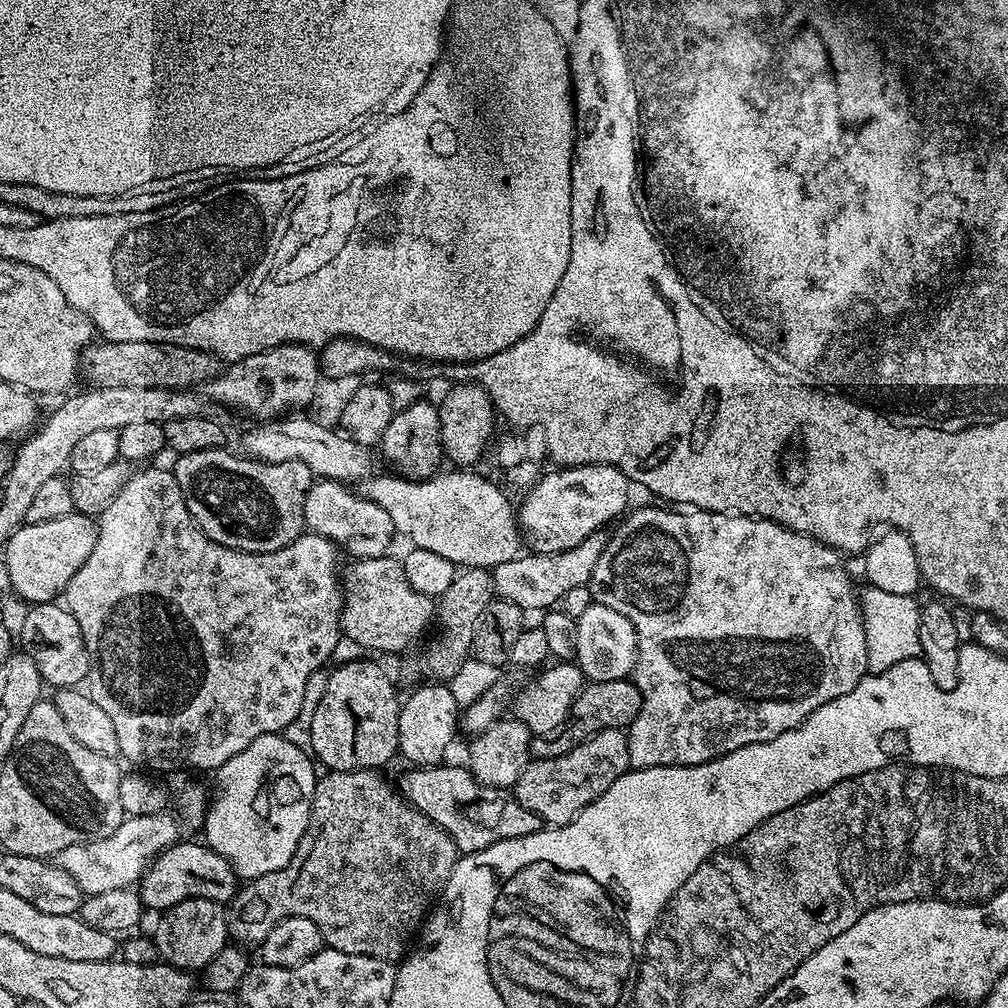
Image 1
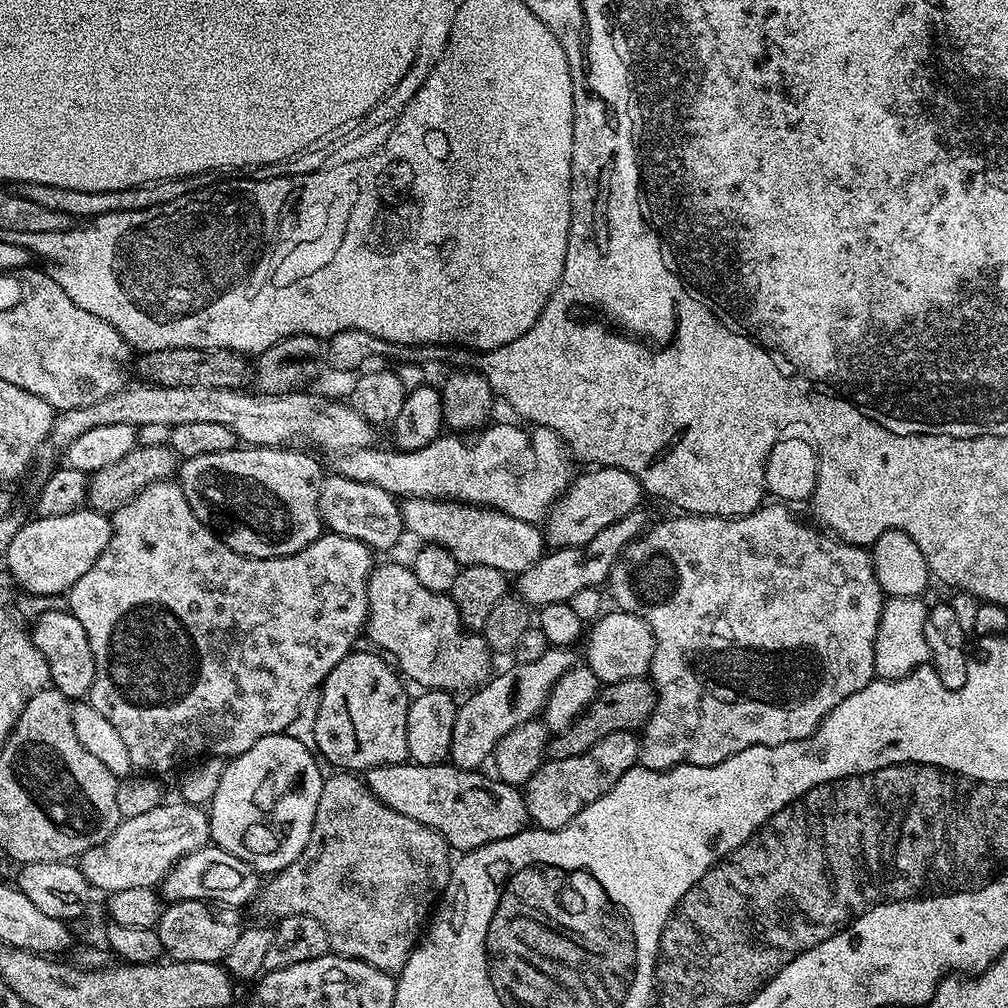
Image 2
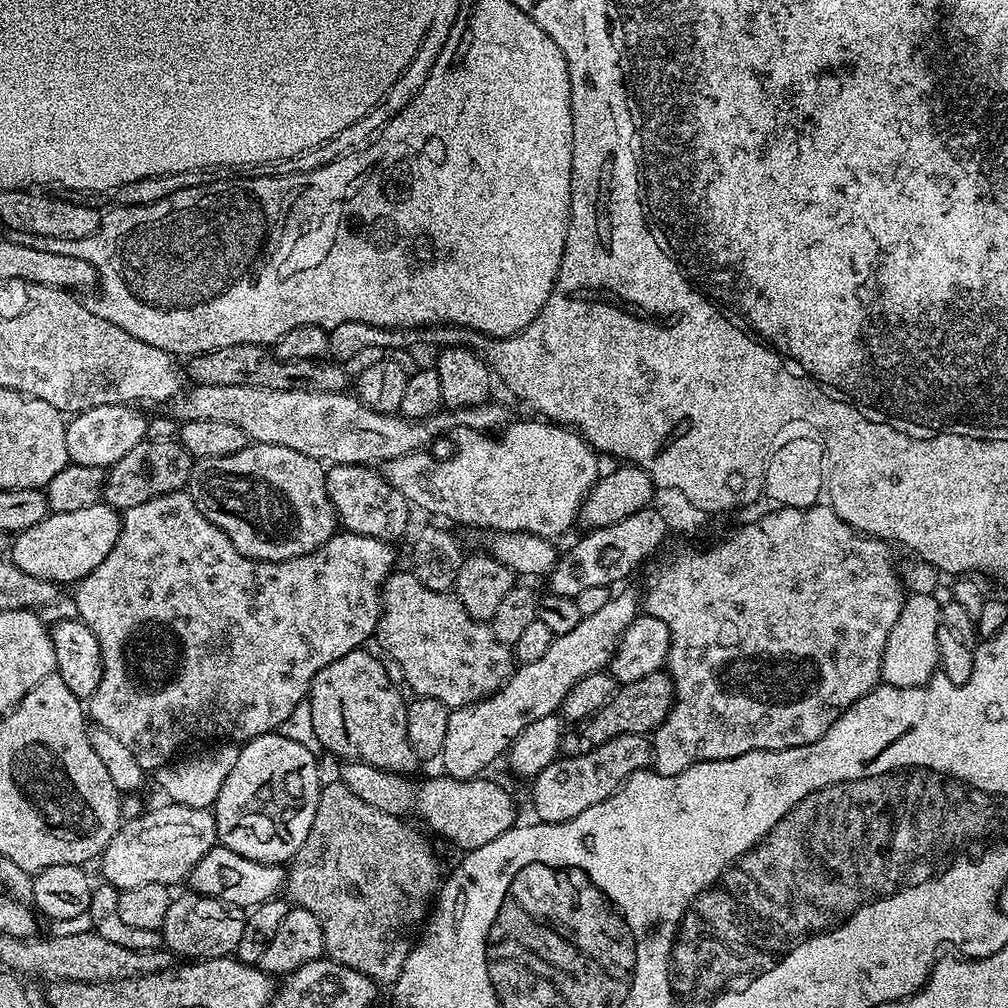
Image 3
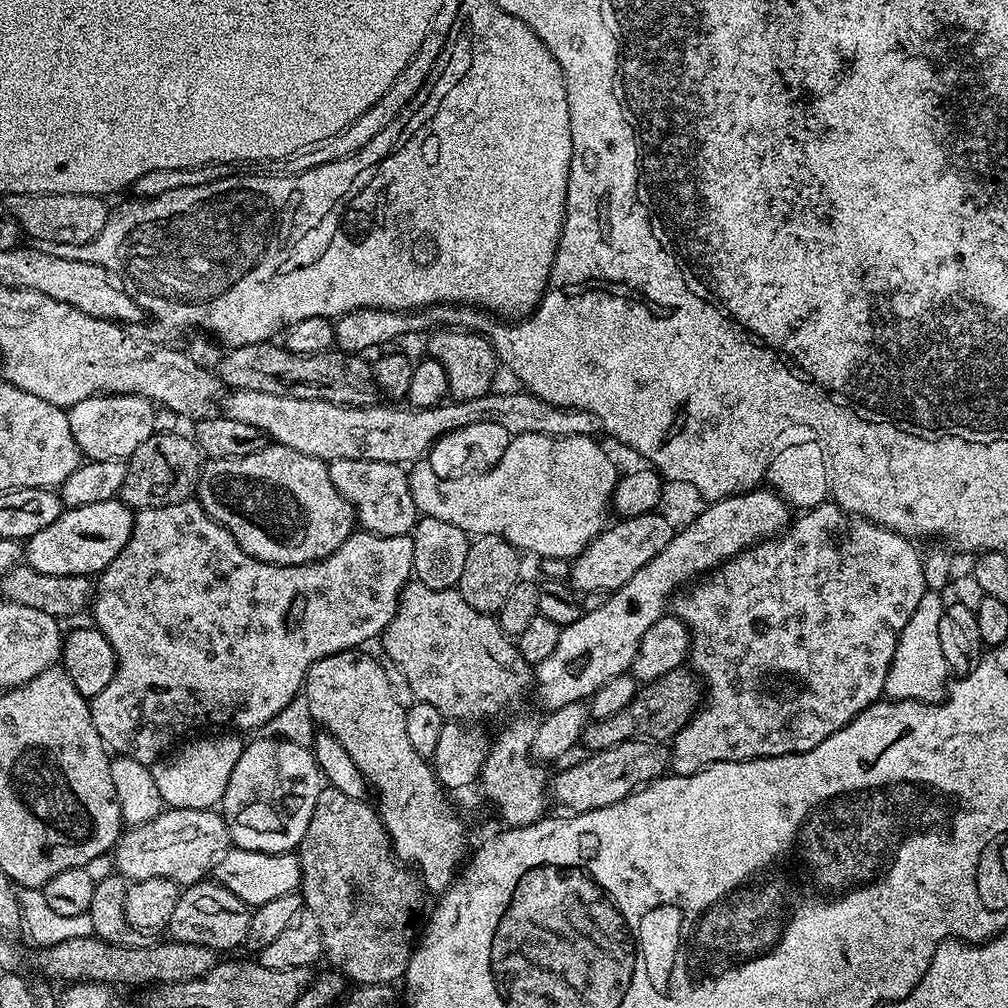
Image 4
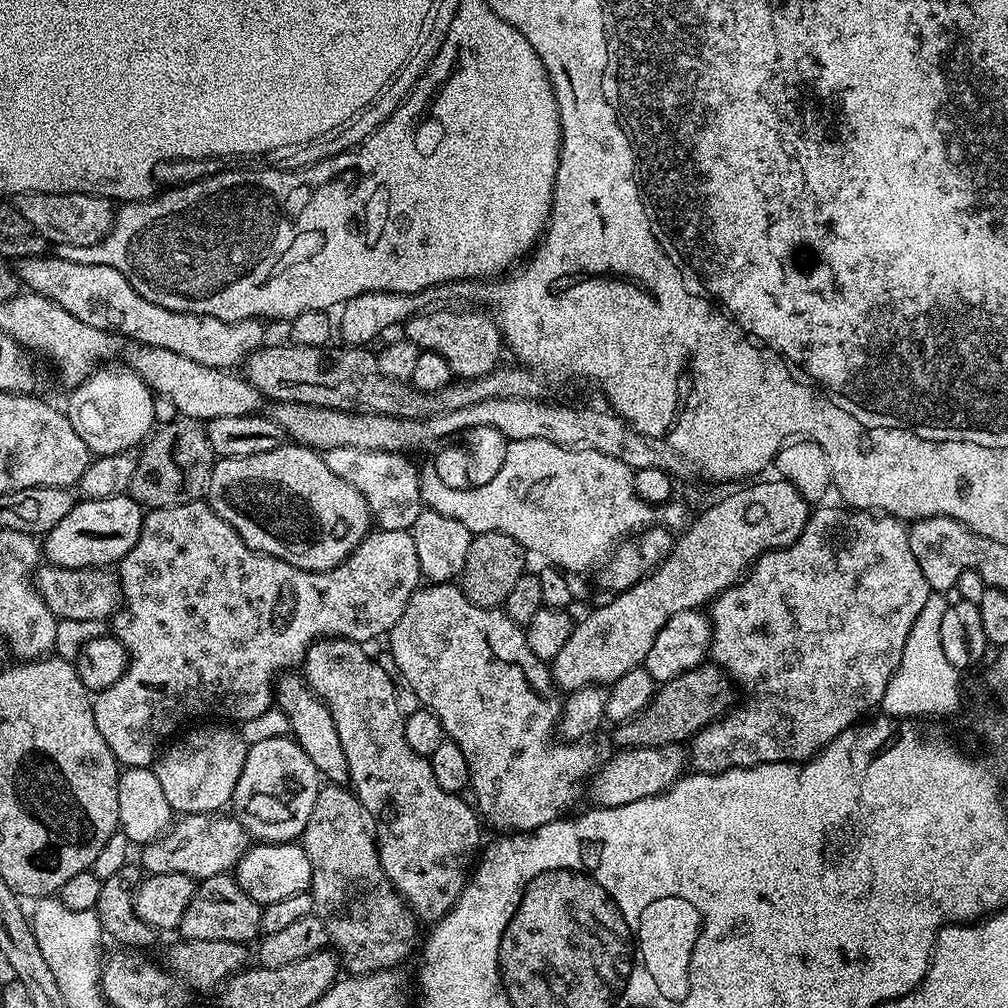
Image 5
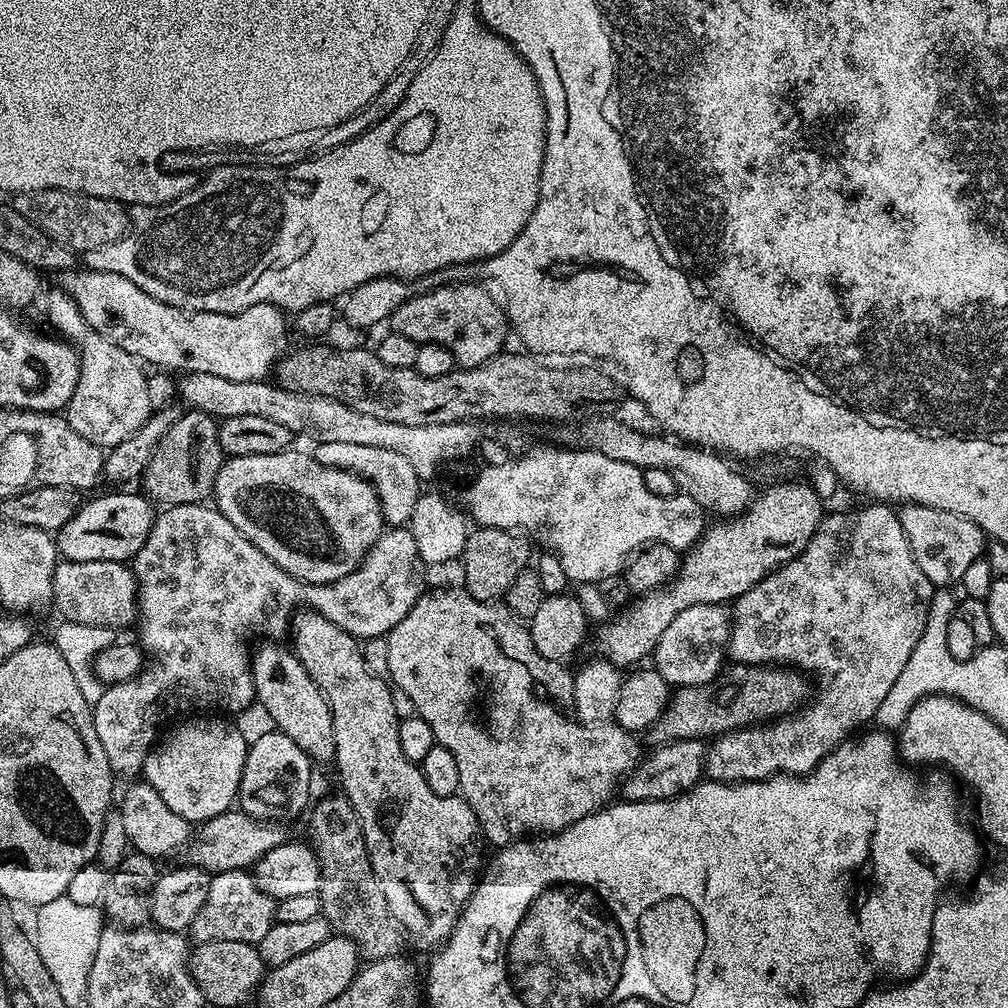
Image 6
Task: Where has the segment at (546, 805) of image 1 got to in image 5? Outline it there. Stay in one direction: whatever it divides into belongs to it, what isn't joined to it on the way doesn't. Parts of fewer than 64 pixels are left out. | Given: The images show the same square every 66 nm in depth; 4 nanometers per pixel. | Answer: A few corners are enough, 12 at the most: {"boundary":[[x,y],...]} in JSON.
{"boundary":[[678,744],[626,748],[590,777],[597,808],[657,796],[686,772]]}

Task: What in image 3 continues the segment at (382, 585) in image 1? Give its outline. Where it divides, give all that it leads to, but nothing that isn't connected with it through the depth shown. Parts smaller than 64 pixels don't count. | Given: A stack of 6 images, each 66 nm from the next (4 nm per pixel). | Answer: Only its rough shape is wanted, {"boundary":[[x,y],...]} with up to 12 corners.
{"boundary":[[411,570],[374,636],[415,695],[451,710],[497,692],[509,645]]}

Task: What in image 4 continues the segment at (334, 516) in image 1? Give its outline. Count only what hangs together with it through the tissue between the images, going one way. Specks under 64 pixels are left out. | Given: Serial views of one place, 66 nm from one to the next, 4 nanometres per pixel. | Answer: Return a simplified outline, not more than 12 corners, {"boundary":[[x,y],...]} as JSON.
{"boundary":[[327,461],[330,482],[379,536],[406,536],[416,503],[401,465]]}

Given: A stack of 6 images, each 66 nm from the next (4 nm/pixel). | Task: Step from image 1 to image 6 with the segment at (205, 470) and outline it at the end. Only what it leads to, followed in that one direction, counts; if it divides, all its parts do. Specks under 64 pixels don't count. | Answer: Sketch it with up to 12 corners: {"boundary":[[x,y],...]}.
{"boundary":[[307,451],[225,459],[214,507],[304,584],[364,561],[374,486]]}

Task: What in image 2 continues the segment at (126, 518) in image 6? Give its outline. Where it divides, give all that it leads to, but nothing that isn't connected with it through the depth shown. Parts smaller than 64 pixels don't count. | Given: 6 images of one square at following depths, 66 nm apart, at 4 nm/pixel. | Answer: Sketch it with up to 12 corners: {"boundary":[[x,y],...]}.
{"boundary":[[85,506],[21,523],[6,571],[56,596],[98,562],[112,537]]}

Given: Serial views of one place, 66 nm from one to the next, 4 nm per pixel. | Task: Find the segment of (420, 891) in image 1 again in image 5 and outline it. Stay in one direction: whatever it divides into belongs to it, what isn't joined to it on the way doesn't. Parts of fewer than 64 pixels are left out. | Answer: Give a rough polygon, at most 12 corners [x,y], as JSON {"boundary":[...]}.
{"boundary":[[325,783],[302,837],[312,907],[365,976],[418,948],[368,809]]}

